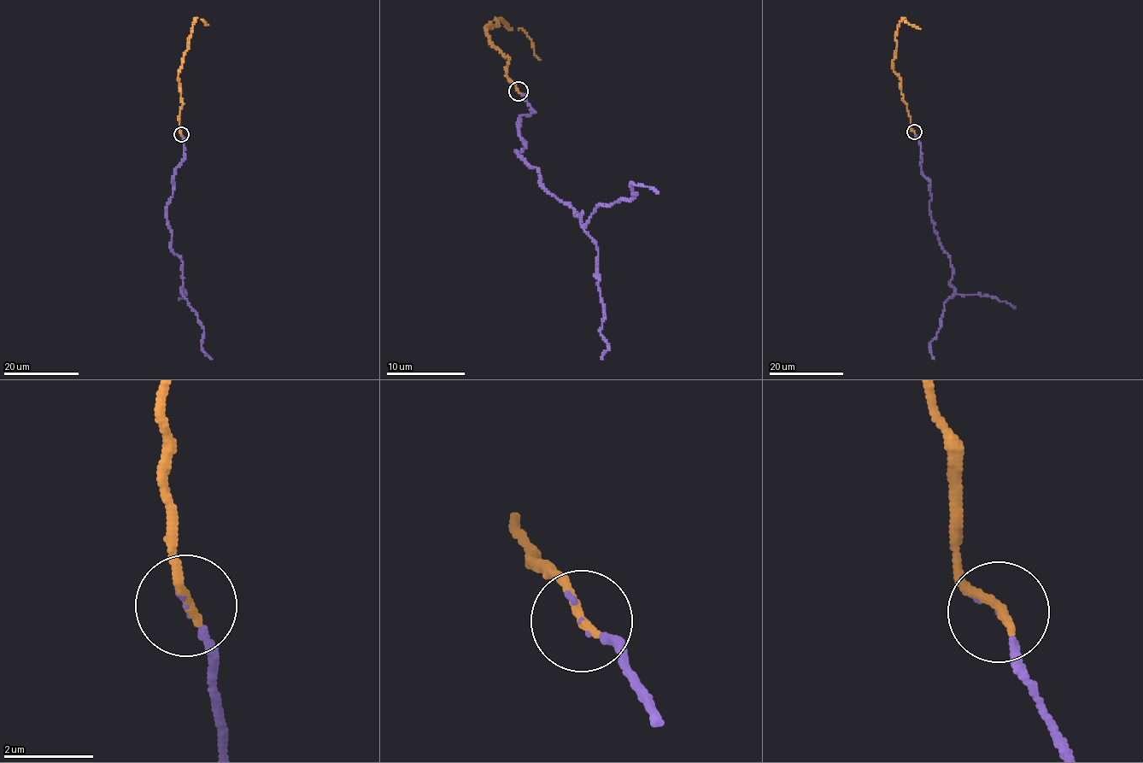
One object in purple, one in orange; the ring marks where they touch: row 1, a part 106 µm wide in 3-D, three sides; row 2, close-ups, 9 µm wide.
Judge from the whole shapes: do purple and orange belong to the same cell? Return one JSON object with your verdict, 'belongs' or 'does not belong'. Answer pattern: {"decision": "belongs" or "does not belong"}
{"decision": "belongs"}

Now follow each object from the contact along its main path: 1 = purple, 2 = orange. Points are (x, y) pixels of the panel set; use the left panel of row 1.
1: (181, 134), (184, 160), (166, 212), (171, 248), (182, 262), (180, 291), (211, 359)
2: (181, 134), (178, 119), (183, 106), (178, 77), (184, 52), (196, 18), (208, 25)

